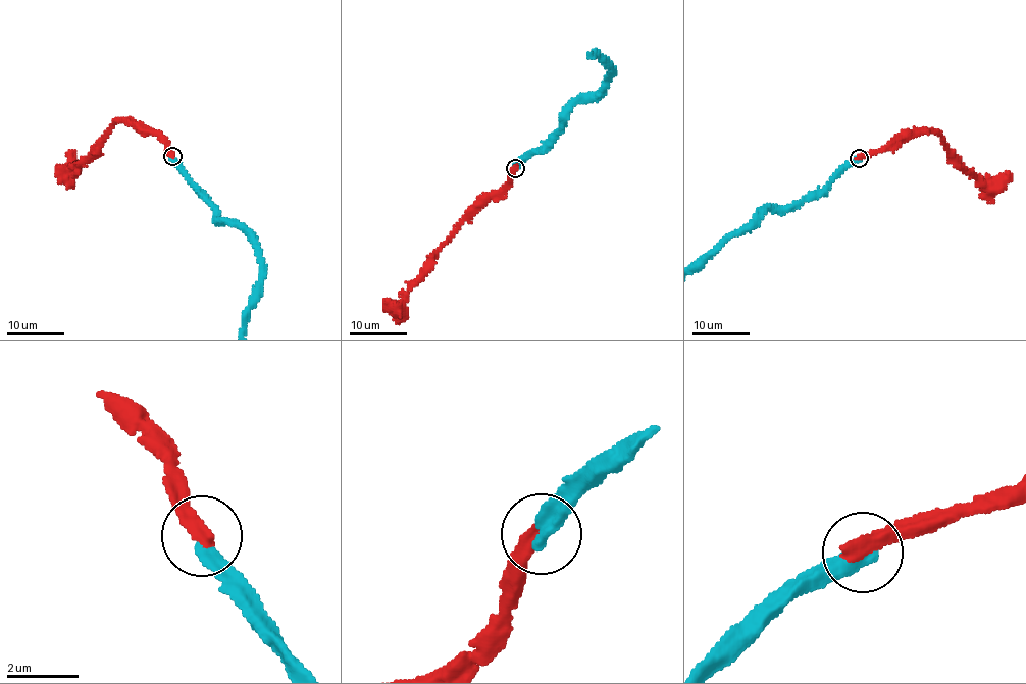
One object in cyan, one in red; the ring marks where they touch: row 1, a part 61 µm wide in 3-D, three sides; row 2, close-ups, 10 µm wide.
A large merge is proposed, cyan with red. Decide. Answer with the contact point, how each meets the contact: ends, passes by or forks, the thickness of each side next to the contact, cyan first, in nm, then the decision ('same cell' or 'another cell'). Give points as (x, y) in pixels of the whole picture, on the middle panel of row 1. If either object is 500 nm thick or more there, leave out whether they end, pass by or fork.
(515, 168) | cyan ends | red ends | 400/460 nm | another cell

